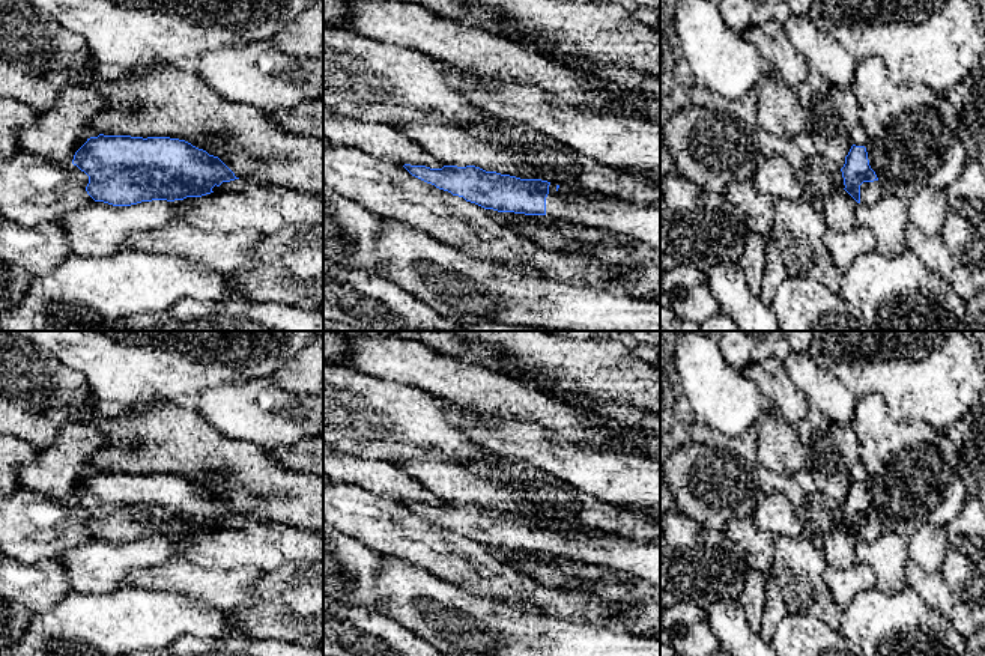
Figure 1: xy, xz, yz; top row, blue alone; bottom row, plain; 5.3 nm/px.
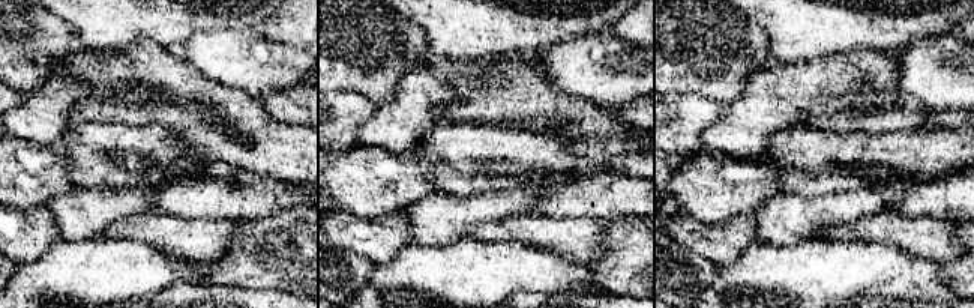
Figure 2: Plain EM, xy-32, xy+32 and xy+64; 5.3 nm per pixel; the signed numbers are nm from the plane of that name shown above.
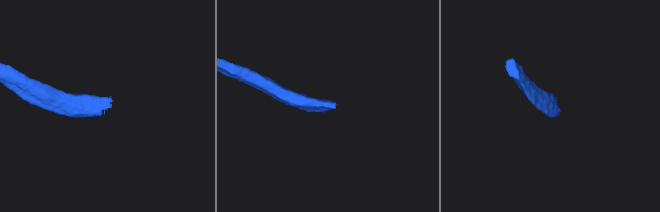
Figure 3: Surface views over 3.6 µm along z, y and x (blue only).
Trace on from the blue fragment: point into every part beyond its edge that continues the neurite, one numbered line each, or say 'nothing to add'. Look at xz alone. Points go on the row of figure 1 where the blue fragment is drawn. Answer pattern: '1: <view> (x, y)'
1: xz (605, 212)

